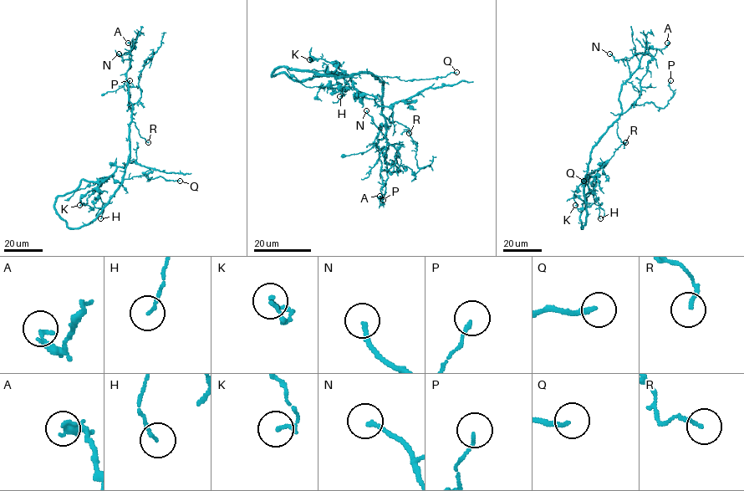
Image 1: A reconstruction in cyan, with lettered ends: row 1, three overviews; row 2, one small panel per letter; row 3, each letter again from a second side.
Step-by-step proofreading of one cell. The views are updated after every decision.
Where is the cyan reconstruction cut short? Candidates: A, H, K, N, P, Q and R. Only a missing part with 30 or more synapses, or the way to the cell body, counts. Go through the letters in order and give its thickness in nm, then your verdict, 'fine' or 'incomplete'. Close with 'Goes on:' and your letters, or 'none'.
A: 280 nm thick; fine
H: 110 nm thick; fine
K: 160 nm thick; fine
N: 180 nm thick; fine
P: 120 nm thick; fine
Q: 190 nm thick; incomplete
R: 130 nm thick; fine
Goes on: Q

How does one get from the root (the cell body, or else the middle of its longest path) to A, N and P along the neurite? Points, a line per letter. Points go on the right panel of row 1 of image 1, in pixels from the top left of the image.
A: (586, 210), (584, 183), (591, 150), (621, 111), (620, 86), (639, 68), (646, 49), (664, 48), (667, 43)
N: (586, 210), (584, 183), (591, 150), (618, 118), (620, 86), (629, 74), (627, 62), (609, 53)
P: (586, 210), (584, 183), (592, 147), (632, 104), (652, 102), (664, 108), (674, 94), (669, 84), (670, 80)

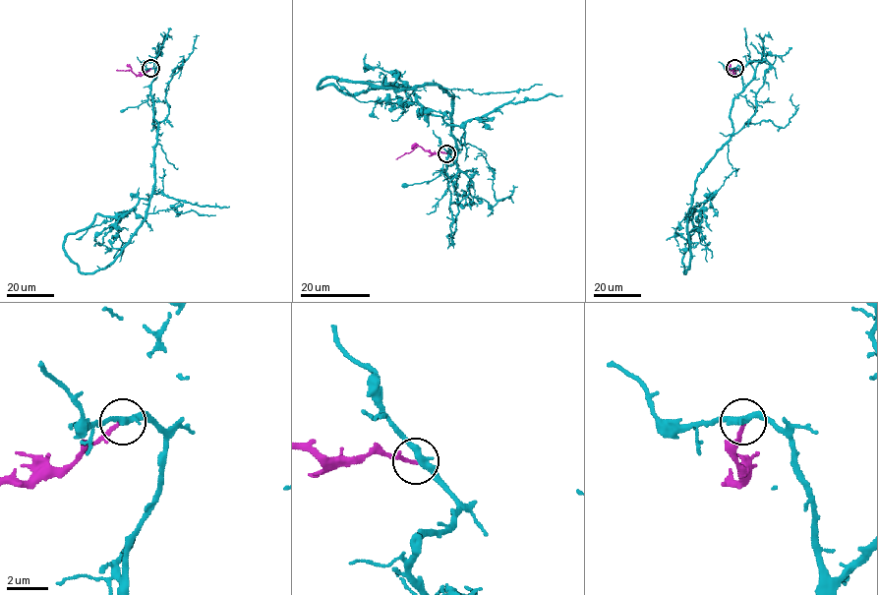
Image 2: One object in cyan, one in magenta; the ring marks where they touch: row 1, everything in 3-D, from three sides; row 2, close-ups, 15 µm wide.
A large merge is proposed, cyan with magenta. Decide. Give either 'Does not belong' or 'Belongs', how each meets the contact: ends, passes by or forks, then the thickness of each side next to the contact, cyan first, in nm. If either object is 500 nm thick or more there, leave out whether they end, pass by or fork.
Belongs. At the ring cyan passes by. At the ring magenta ends. Thickness 320 nm (cyan) against 180 nm

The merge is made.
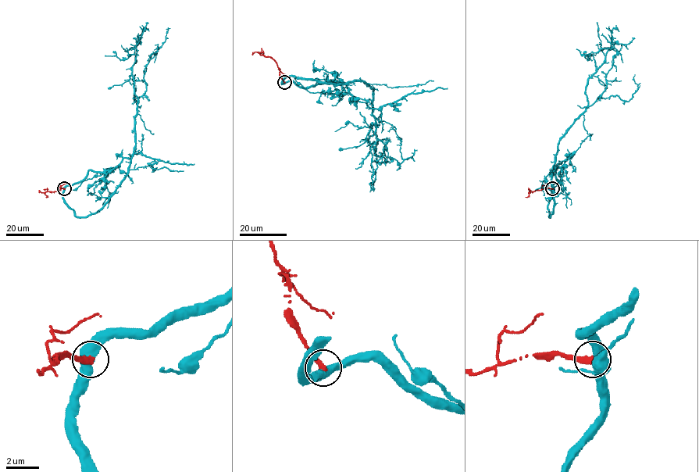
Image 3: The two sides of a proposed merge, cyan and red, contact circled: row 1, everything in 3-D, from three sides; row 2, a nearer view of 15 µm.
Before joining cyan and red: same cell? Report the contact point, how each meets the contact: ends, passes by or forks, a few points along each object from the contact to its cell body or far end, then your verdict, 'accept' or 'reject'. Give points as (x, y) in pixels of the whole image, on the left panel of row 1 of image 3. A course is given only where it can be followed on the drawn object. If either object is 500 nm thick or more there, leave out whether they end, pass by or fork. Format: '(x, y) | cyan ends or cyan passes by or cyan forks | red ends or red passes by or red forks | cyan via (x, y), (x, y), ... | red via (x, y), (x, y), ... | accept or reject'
(64, 188) | cyan via (64, 188), (73, 213), (87, 217), (124, 178), (144, 70), (159, 48), (147, 60) | red via (64, 188), (44, 192), (38, 190) | reject

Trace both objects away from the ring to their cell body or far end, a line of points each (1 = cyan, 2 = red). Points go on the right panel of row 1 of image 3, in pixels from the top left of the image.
1: (553, 188), (559, 139), (605, 89), (617, 51), (600, 48), (590, 52), (591, 60)
2: (553, 188), (528, 192), (530, 190)

